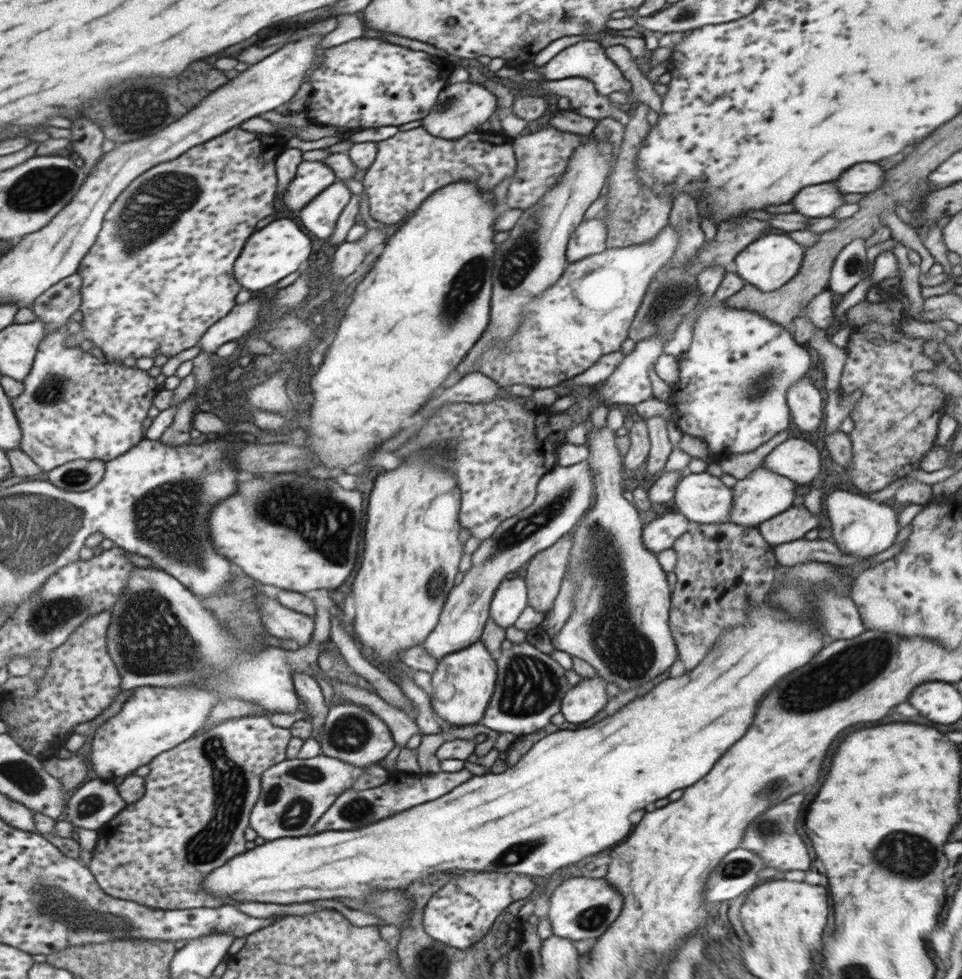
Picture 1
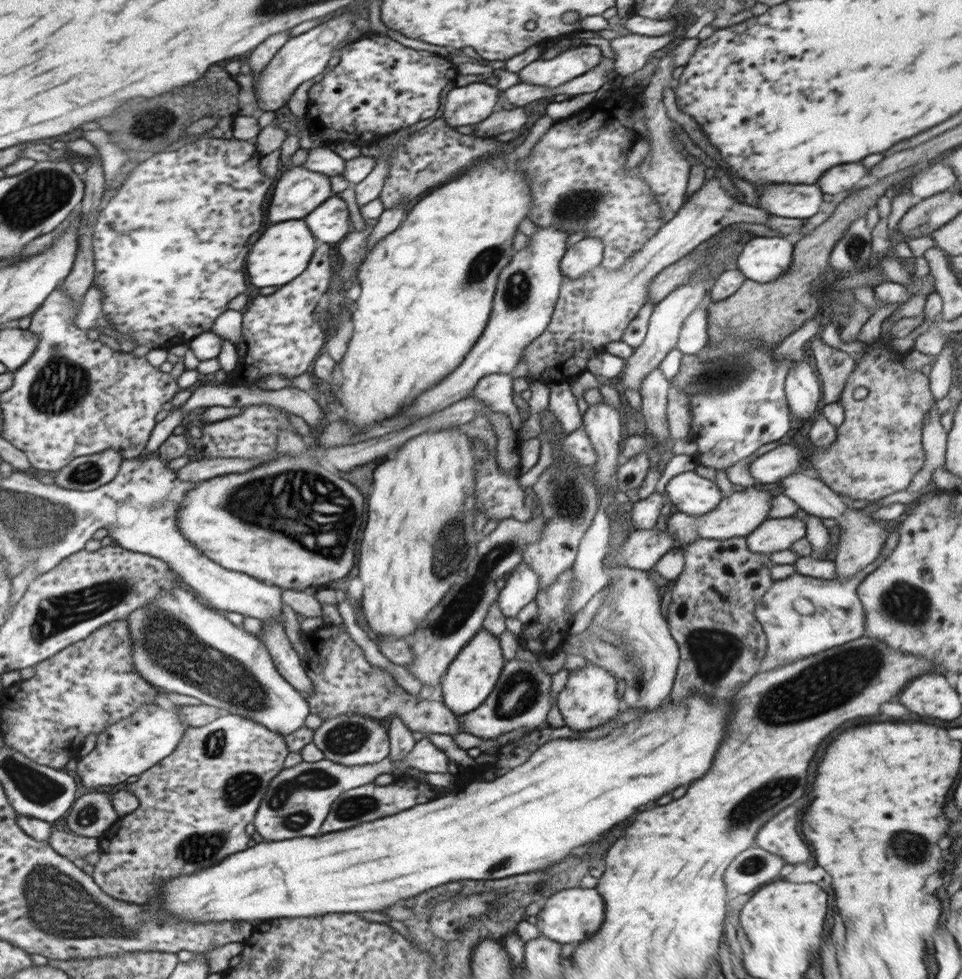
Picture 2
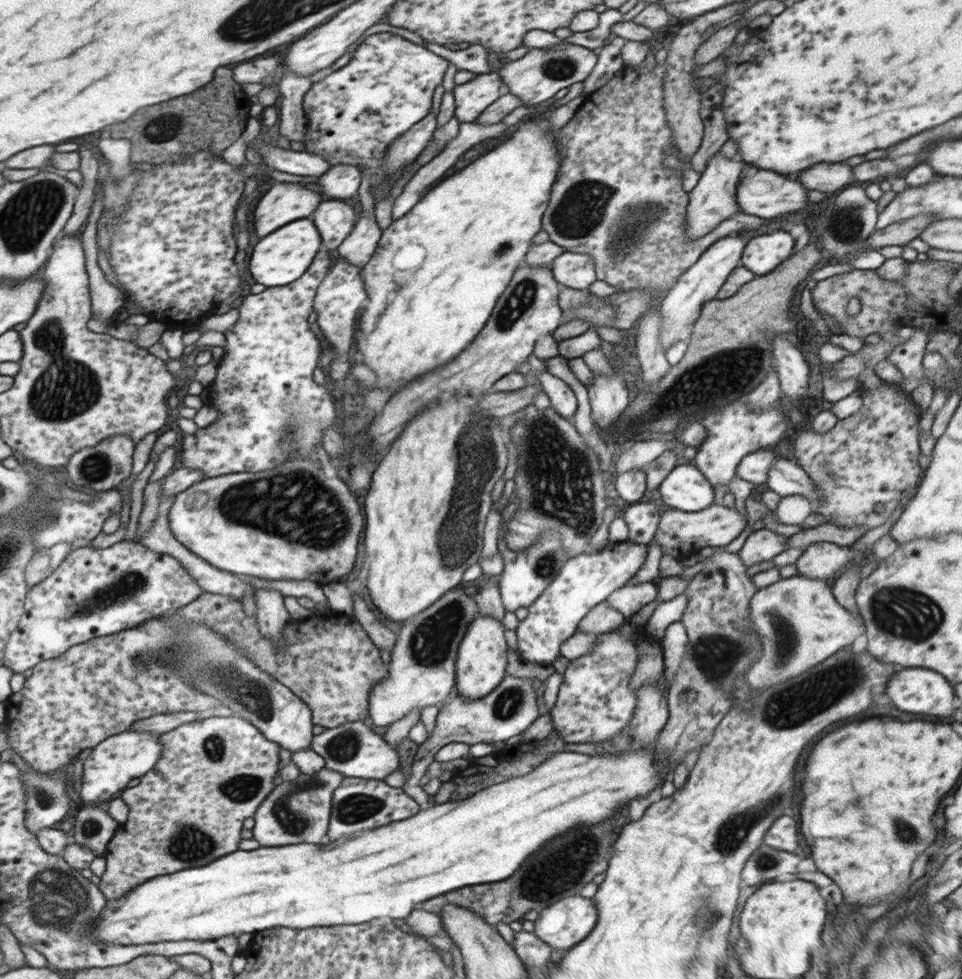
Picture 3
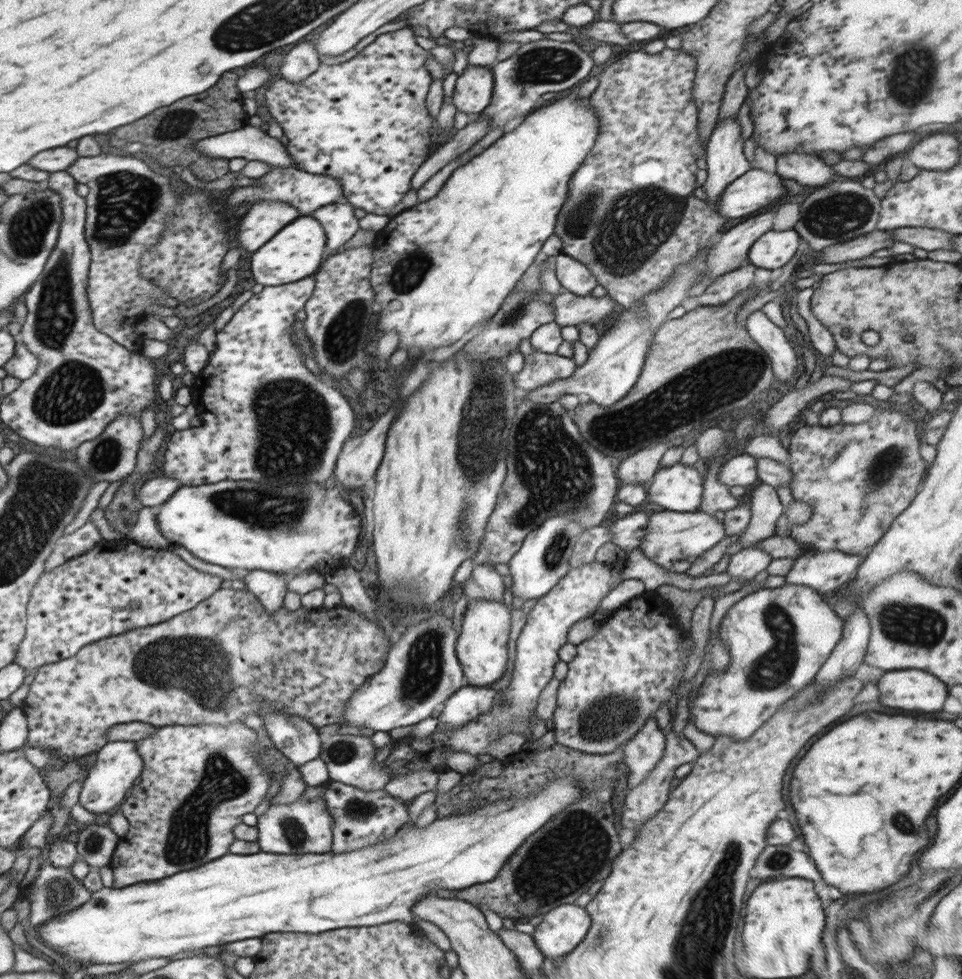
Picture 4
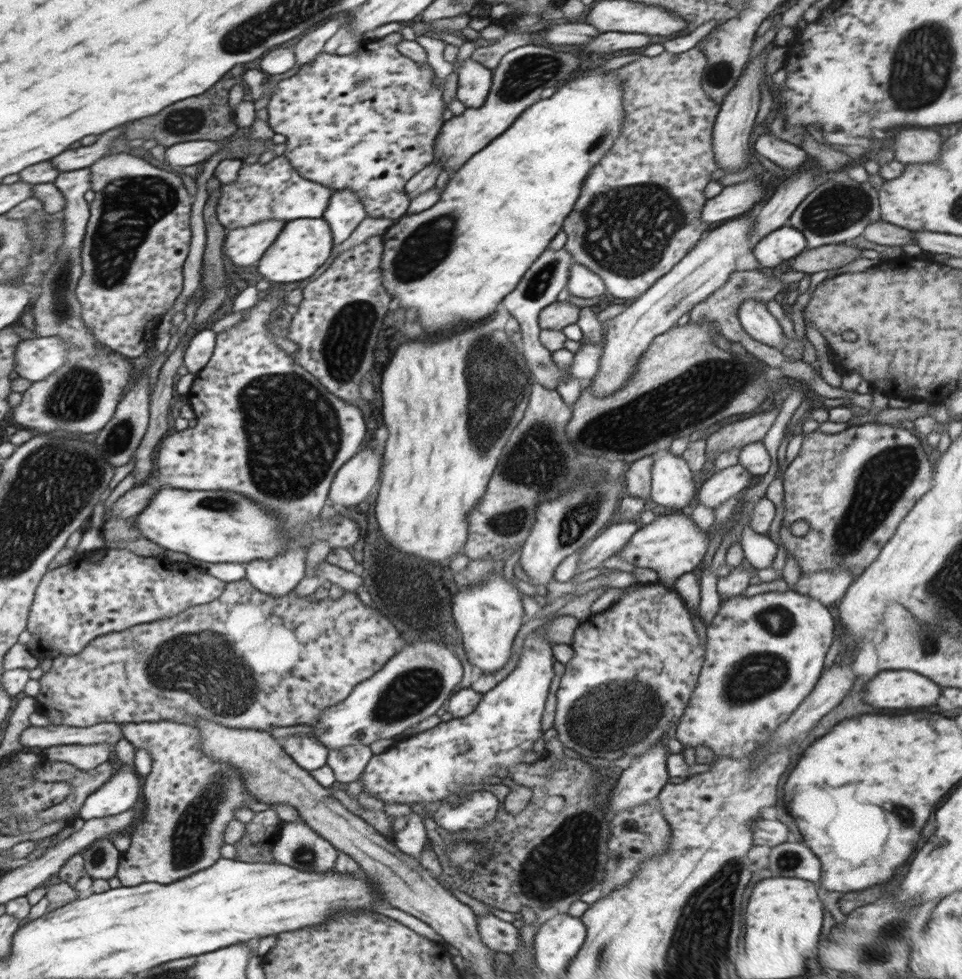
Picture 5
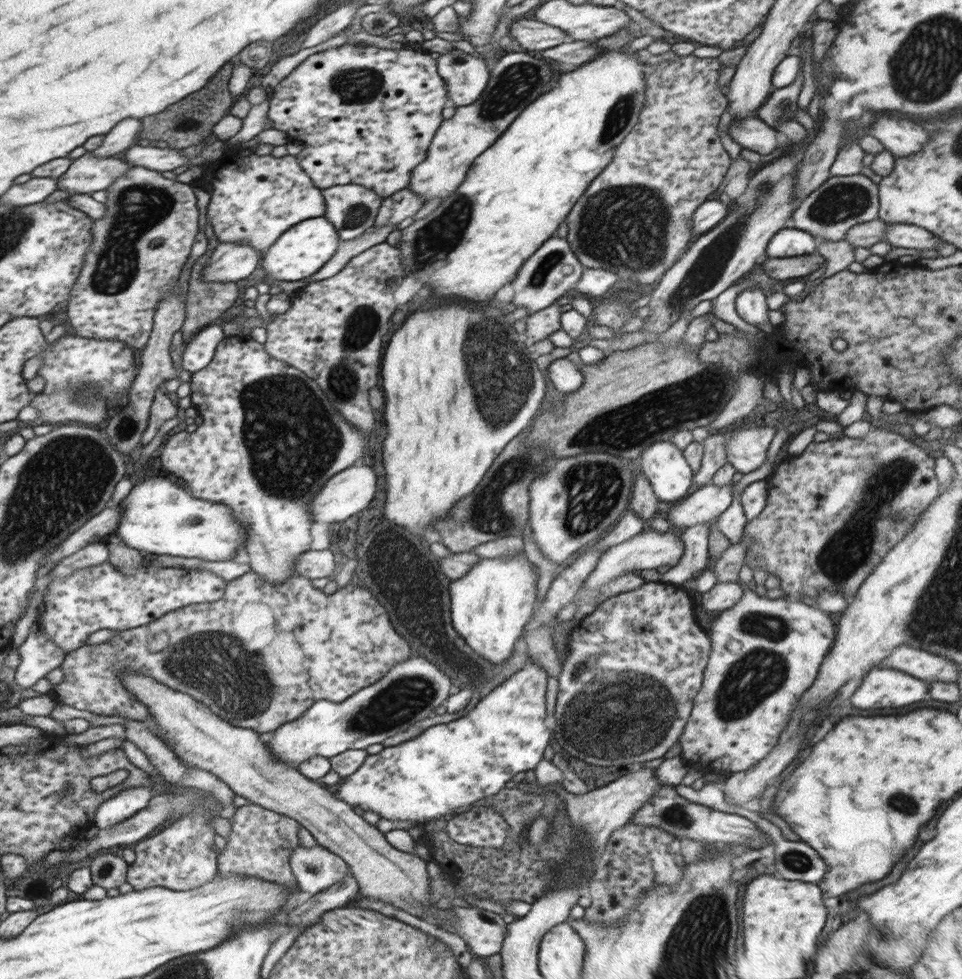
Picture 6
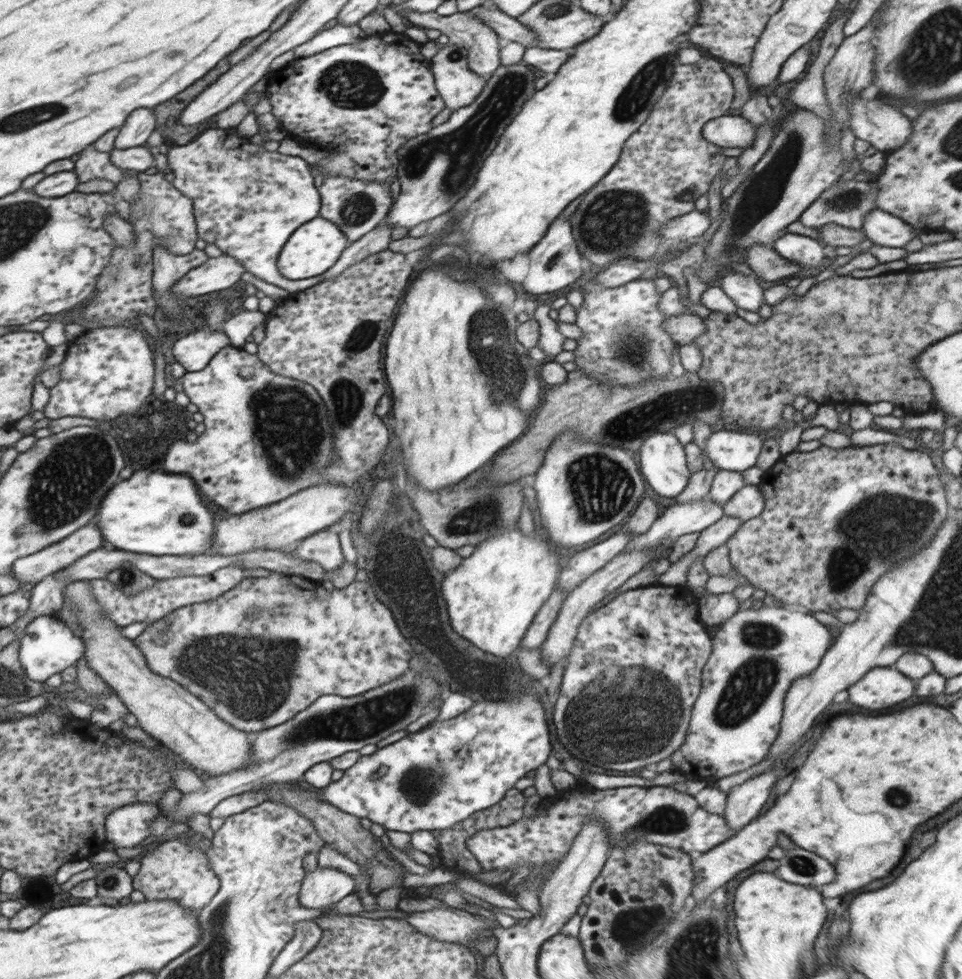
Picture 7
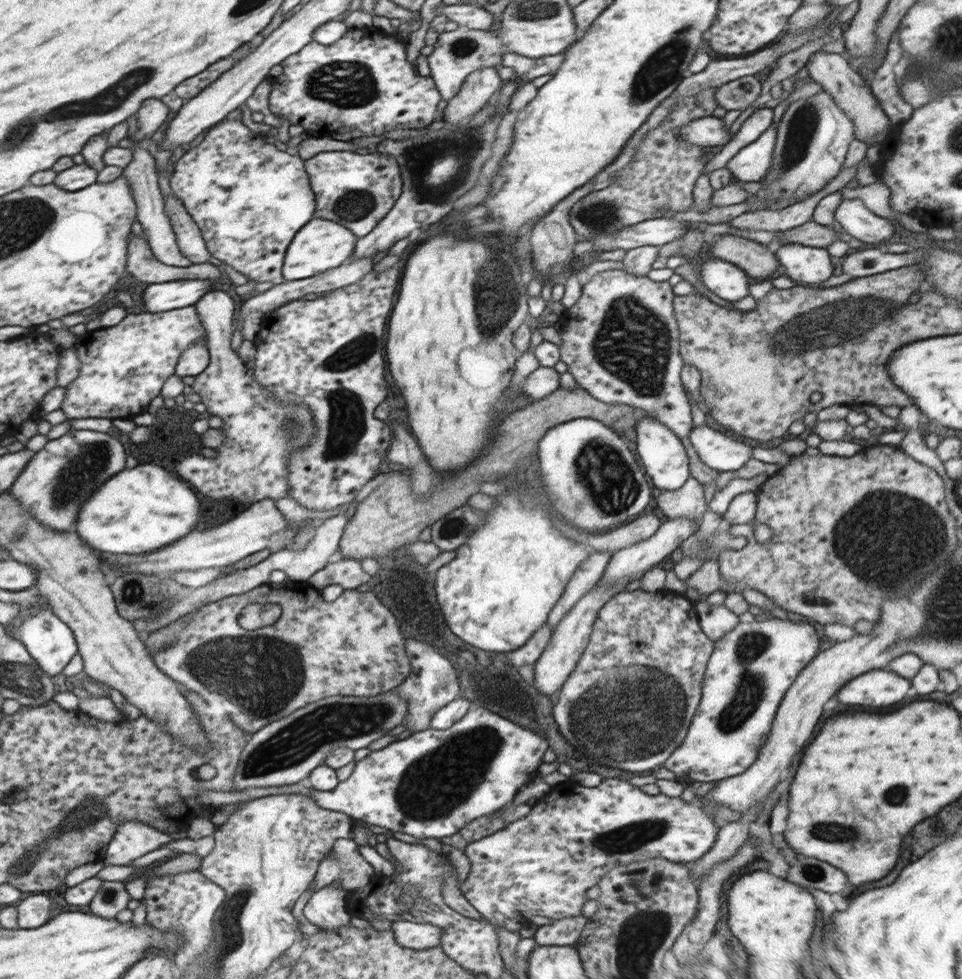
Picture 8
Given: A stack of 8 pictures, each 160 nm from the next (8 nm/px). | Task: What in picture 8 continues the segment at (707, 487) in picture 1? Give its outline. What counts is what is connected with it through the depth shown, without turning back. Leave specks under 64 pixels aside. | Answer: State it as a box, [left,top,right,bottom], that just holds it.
[636,418,691,492]

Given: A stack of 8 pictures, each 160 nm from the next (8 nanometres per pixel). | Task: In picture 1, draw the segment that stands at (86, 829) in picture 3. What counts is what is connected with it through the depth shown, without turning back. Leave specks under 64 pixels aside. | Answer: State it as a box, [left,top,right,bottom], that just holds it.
[67,778,126,831]

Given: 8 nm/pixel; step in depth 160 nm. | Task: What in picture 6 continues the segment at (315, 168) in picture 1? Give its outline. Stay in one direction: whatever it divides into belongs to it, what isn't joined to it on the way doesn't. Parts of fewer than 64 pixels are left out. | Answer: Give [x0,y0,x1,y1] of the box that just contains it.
[201,242,258,282]

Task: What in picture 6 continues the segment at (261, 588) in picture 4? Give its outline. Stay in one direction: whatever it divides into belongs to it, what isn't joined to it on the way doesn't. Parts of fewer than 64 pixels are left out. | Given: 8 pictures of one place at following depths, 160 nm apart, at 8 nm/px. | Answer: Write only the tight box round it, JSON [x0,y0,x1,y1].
[160,335,366,586]

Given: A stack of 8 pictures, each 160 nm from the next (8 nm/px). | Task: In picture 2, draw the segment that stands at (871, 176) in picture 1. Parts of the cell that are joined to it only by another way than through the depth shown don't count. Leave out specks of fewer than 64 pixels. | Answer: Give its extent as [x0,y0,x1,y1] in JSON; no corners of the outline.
[818,164,869,194]

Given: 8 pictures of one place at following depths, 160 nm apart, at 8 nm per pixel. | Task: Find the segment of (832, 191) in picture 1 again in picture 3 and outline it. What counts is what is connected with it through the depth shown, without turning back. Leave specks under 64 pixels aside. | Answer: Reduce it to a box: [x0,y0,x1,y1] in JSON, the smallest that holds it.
[736,169,808,219]

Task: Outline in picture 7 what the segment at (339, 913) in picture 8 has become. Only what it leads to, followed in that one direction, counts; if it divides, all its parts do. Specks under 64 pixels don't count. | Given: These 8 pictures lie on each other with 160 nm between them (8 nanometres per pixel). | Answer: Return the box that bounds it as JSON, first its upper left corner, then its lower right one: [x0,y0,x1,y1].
[299,866,355,909]

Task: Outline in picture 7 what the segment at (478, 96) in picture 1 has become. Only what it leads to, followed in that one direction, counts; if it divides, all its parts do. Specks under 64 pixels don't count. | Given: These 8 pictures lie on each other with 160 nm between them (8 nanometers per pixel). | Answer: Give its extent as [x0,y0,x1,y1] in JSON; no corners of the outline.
[430,42,487,112]

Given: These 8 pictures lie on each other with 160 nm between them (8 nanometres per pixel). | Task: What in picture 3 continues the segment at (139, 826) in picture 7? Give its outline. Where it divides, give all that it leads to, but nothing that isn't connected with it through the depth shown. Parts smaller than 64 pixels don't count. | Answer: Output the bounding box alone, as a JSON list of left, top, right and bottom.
[78,730,162,806]

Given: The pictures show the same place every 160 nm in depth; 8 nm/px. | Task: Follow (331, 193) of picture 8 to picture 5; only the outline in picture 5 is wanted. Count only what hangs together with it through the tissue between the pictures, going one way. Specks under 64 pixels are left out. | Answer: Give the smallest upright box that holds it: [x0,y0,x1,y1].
[322,189,367,247]

